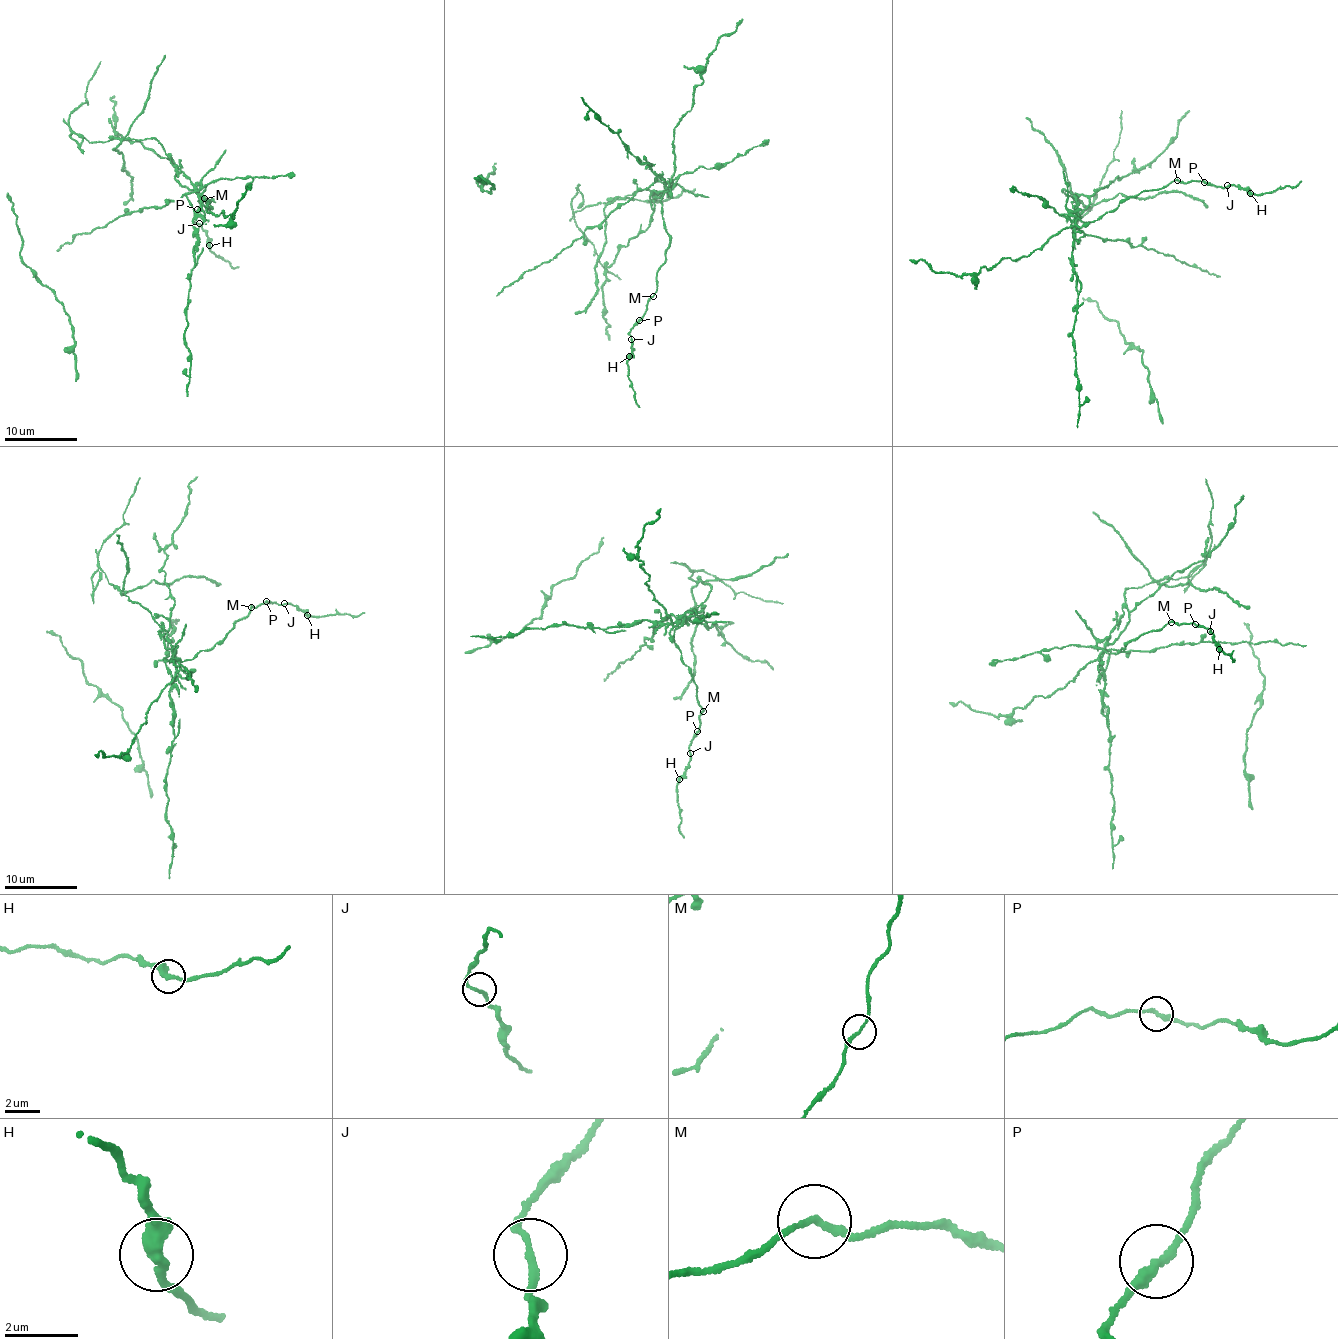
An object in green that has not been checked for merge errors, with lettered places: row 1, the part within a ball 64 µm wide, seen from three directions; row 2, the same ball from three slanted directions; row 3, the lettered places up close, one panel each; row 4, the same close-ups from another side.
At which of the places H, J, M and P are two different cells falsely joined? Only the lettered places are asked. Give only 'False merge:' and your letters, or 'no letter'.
False merge: H, M

